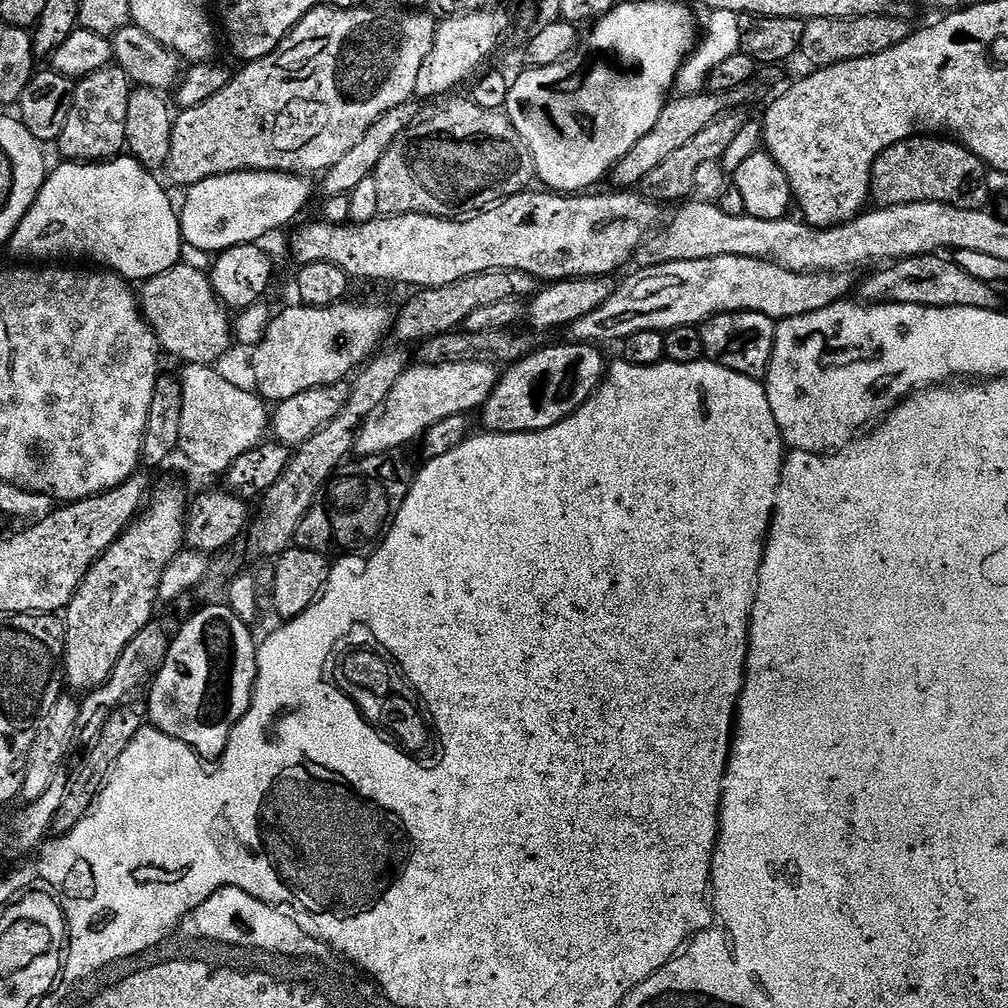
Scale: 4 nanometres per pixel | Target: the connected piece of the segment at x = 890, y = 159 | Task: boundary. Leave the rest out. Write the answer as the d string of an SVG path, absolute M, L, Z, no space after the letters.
M921 134L912 136L909 140L898 142L890 146L874 162L872 167L872 190L870 193L877 205L885 208L902 206L903 204L921 204L922 202L934 202L935 204L949 204L955 208L974 210L983 209L990 197L986 187L986 165L976 157L973 152L957 144L951 138L941 138L936 134Z

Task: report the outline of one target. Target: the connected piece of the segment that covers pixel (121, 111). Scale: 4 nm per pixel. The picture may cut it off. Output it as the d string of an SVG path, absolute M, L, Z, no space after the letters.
M109 66L94 74L84 76L76 84L74 102L58 147L68 162L103 162L114 160L125 151L126 106L130 106L130 94L134 85L119 66Z

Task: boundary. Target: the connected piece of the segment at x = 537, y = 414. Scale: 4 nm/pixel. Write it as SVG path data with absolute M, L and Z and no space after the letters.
M567 342L553 348L541 347L513 363L501 375L496 389L484 403L480 420L492 434L541 432L570 418L591 398L604 381L606 363L599 347L588 342Z

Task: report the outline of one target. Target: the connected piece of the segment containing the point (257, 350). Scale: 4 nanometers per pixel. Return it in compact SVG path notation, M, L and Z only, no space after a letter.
M341 302L332 308L295 306L296 308L284 308L280 313L277 311L273 315L262 342L250 352L252 376L256 379L254 388L265 401L279 402L286 398L294 398L294 394L302 394L306 390L325 388L331 384L347 381L381 347L379 344L383 342L384 335L387 332L389 335L393 327L393 313L391 311L388 313L380 304L348 303Z

